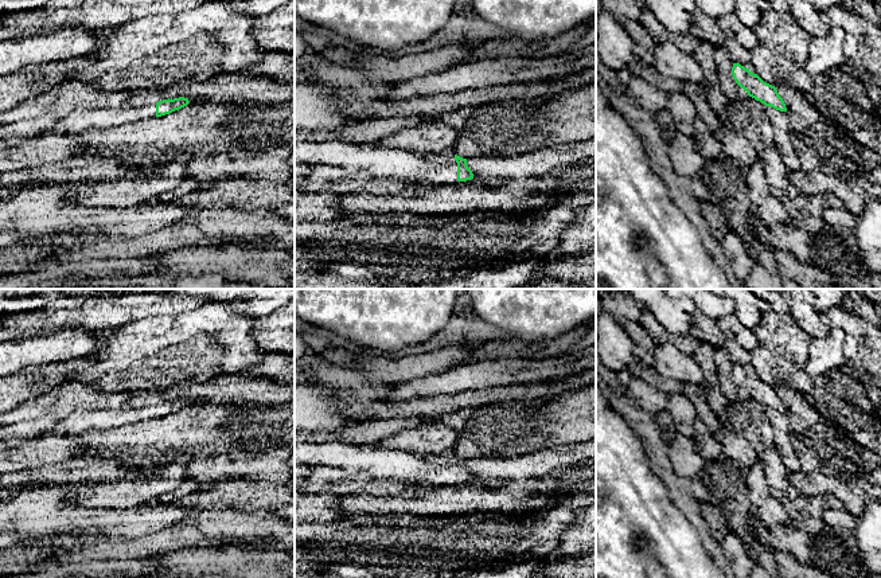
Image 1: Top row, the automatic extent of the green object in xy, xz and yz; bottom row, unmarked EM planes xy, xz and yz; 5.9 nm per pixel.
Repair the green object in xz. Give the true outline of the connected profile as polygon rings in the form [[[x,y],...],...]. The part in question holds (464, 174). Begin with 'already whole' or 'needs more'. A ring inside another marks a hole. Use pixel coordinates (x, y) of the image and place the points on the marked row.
needs more; [[[340,140],[295,142],[295,164],[332,165],[348,172],[369,171],[375,177],[421,183],[455,183],[473,179],[467,159],[452,149],[438,153],[417,153],[377,144],[355,144]]]

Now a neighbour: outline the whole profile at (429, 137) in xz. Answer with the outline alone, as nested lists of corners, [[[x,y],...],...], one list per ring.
[[[441,121],[424,122],[418,126],[405,128],[377,141],[377,145],[405,149],[417,153],[438,153],[453,149],[460,129]]]

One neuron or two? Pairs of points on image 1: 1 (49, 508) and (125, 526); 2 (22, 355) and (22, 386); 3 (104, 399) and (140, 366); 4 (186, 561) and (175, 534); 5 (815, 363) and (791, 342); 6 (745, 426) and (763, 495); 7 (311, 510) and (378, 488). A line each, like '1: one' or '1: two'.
1: one
2: two
3: two
4: two
5: two
6: two
7: two

